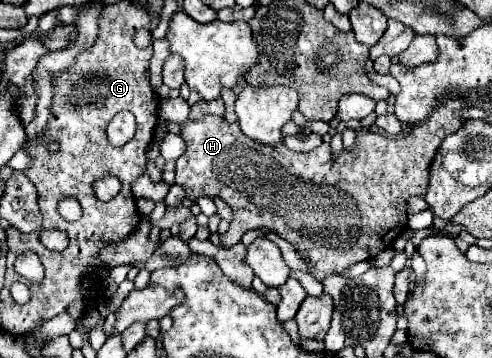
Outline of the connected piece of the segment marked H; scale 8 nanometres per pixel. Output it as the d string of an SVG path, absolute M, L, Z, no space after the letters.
M452 89L452 91L448 91L448 93L444 95L444 99L440 99L440 105L432 109L432 113L424 119L424 123L420 123L420 125L416 125L416 127L412 129L412 133L410 133L408 137L390 139L390 137L380 135L380 133L360 133L360 135L356 135L356 141L354 141L352 149L350 149L350 151L342 149L340 155L338 155L338 159L332 159L332 149L330 149L328 143L322 143L318 149L308 151L308 153L296 153L296 151L290 151L286 145L274 145L274 147L272 147L272 145L258 143L258 141L246 137L246 135L240 131L240 125L238 125L238 123L226 123L222 117L212 117L212 115L208 115L208 117L202 117L200 121L186 121L186 123L182 125L182 139L186 141L186 147L188 147L188 149L186 149L186 153L176 161L176 183L186 189L186 197L190 197L190 199L198 199L200 195L208 195L208 197L220 195L220 197L228 203L228 207L232 209L233 219L230 222L228 231L220 236L222 247L232 247L232 245L240 243L242 235L244 235L248 229L268 227L270 231L278 233L282 239L286 239L288 243L292 243L292 245L296 247L298 255L302 255L302 259L306 259L306 261L310 263L310 267L314 269L314 279L322 283L324 277L344 273L344 271L350 269L352 265L356 265L356 263L360 263L360 261L366 261L366 259L374 259L380 251L392 247L394 239L406 229L406 223L408 223L408 219L406 219L406 203L408 203L408 199L410 199L412 195L420 195L420 197L426 195L428 181L430 181L430 165L432 165L432 159L434 159L434 155L436 155L440 143L442 143L450 133L458 131L458 129L464 125L466 119L460 117L460 111L466 109L466 107L468 107L468 101L464 101L462 93Z

